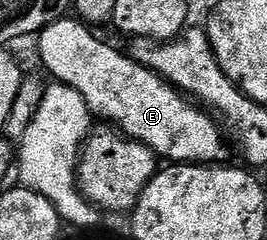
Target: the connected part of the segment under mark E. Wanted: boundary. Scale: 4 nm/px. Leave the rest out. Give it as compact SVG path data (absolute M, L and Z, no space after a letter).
M64 19L55 21L45 27L37 35L39 41L39 57L43 65L52 73L54 80L61 85L73 87L85 99L100 122L119 130L125 137L139 141L145 147L155 152L156 158L167 163L190 163L193 165L213 165L226 162L229 145L225 140L224 130L220 122L206 108L200 107L194 100L188 99L180 93L174 85L158 77L154 71L147 69L134 56L114 49L107 41L102 41L84 22L78 19Z

